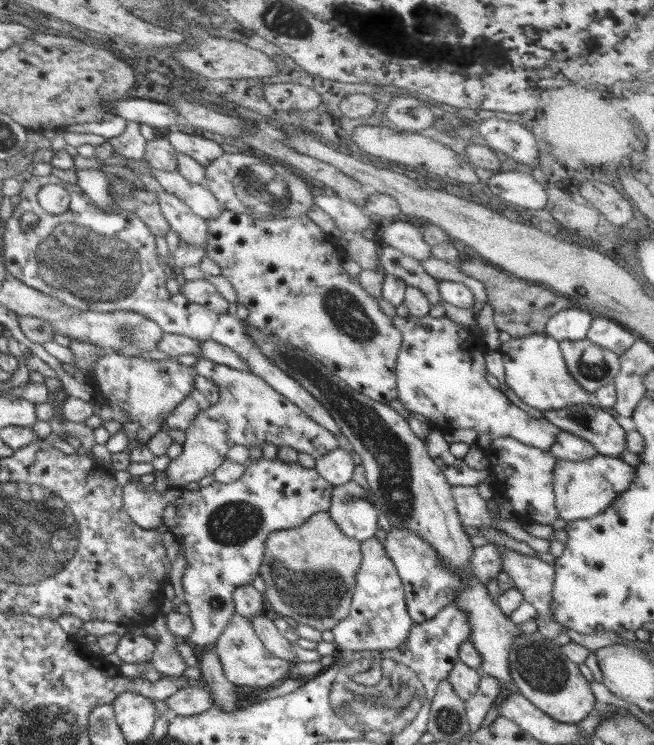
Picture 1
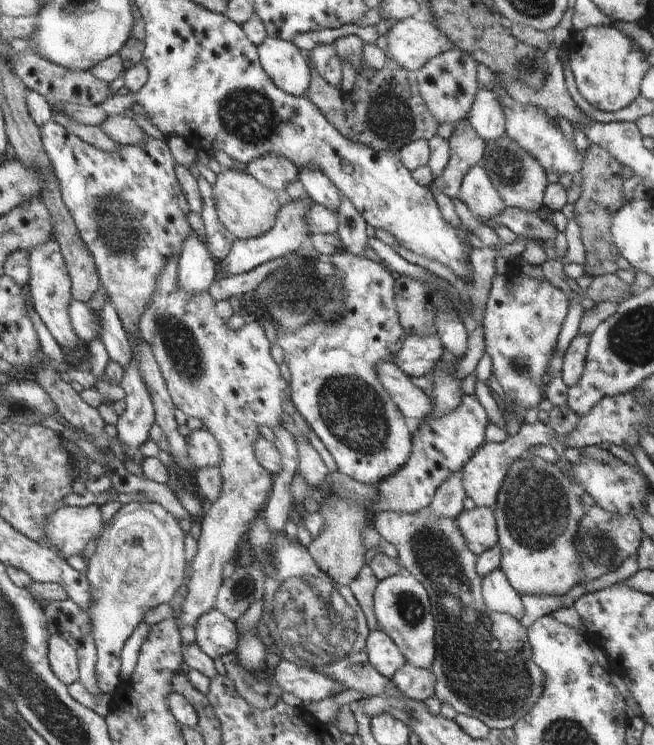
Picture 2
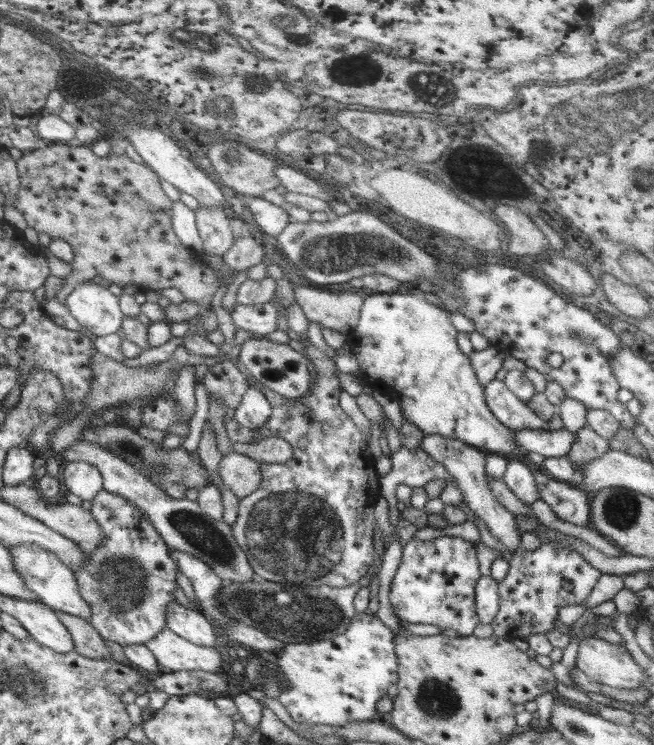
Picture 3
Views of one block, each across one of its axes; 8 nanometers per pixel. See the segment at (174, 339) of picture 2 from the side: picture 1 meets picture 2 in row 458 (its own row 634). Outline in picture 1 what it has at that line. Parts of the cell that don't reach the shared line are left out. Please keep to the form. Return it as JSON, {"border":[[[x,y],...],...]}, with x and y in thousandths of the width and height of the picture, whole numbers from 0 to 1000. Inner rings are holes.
{"border":[[[364,823],[352,831],[329,862],[329,877],[336,885],[346,910],[364,923],[378,919],[408,925],[443,907],[442,889],[419,881],[390,850],[384,832]]]}

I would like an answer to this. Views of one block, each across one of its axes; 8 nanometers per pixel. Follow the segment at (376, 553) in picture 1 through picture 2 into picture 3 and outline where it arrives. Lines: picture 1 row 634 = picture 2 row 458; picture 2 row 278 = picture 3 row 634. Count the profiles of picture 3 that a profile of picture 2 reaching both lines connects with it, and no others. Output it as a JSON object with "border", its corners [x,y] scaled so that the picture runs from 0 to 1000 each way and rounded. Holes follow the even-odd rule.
{"border":[[[544,823],[532,843],[508,859],[437,863],[416,881],[436,921],[425,941],[446,966],[471,976],[529,976],[535,969],[581,965],[575,944],[609,913],[602,860],[596,843],[572,824]]]}

